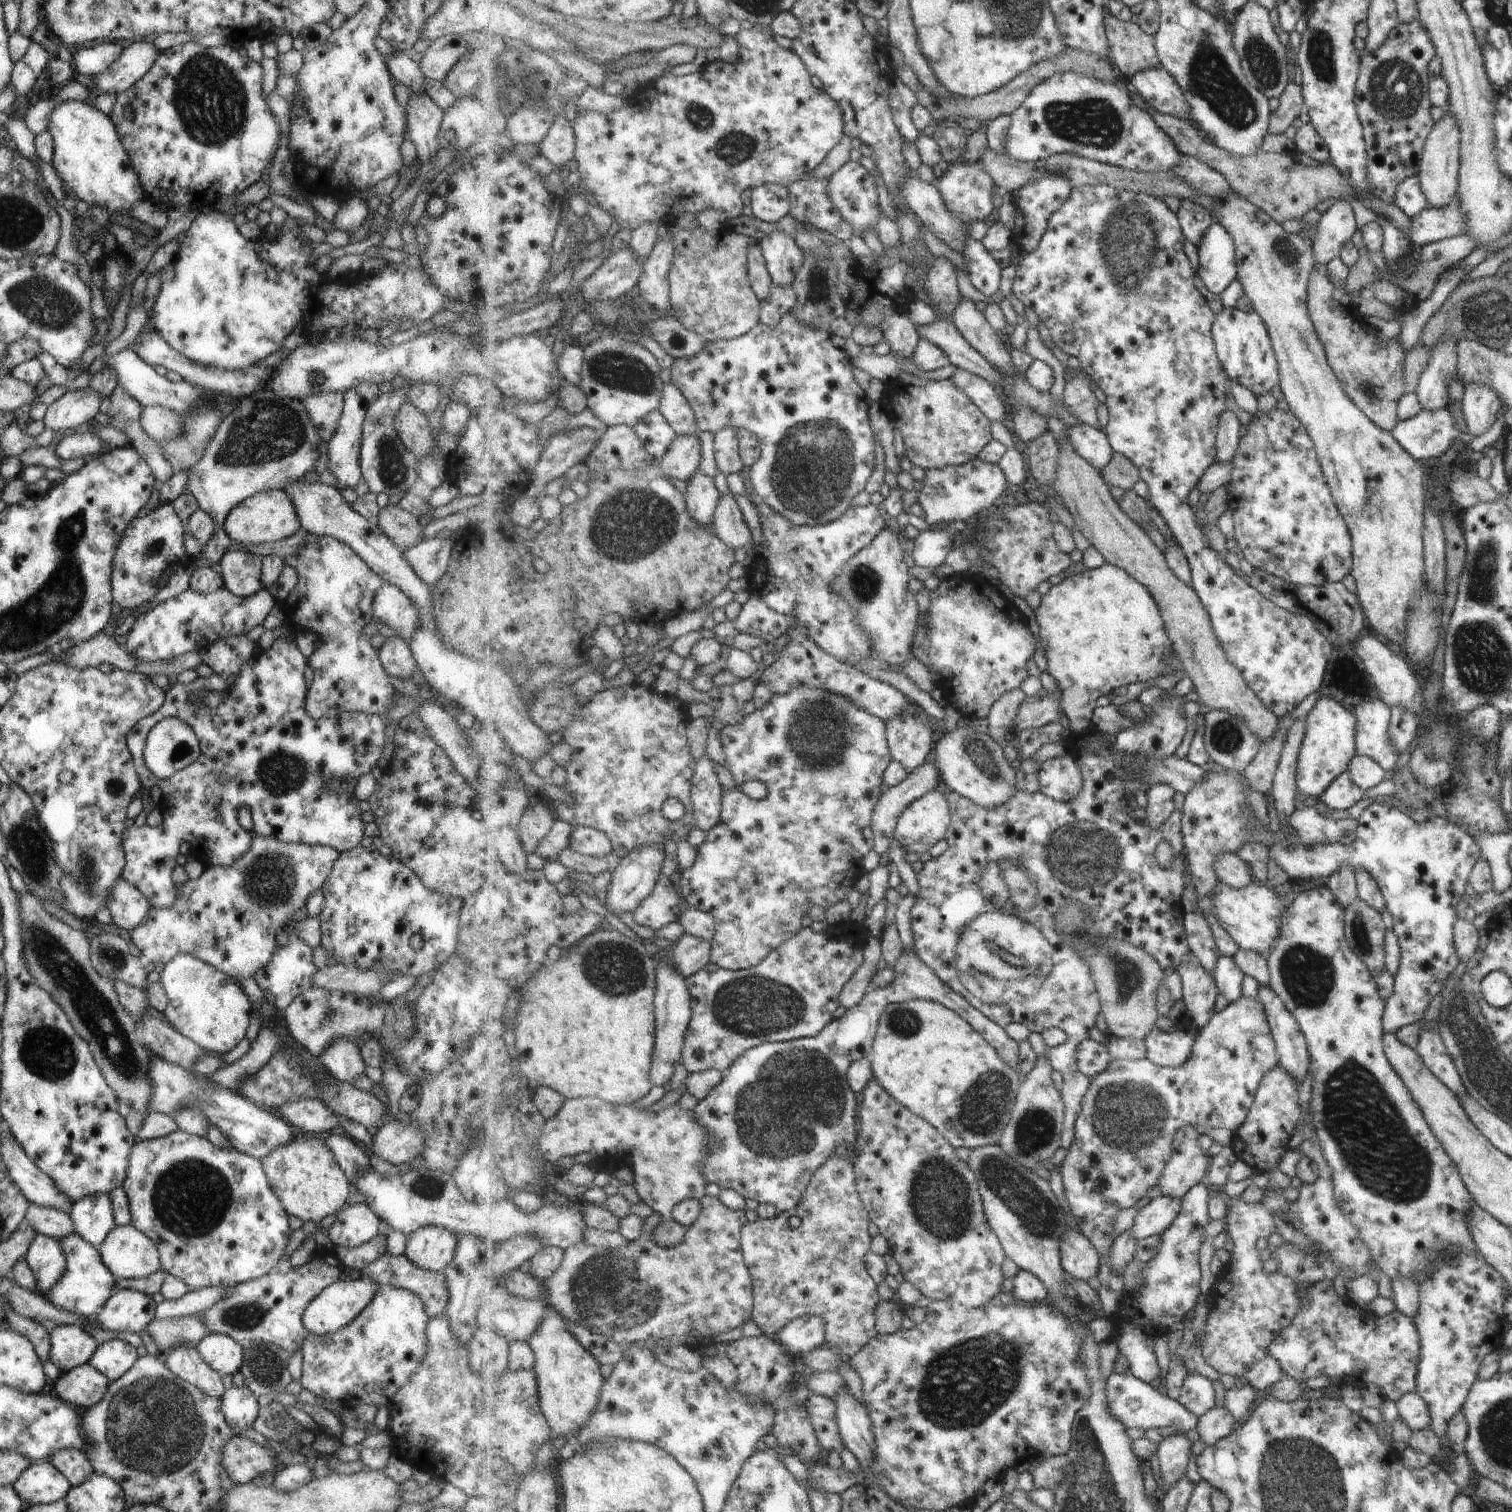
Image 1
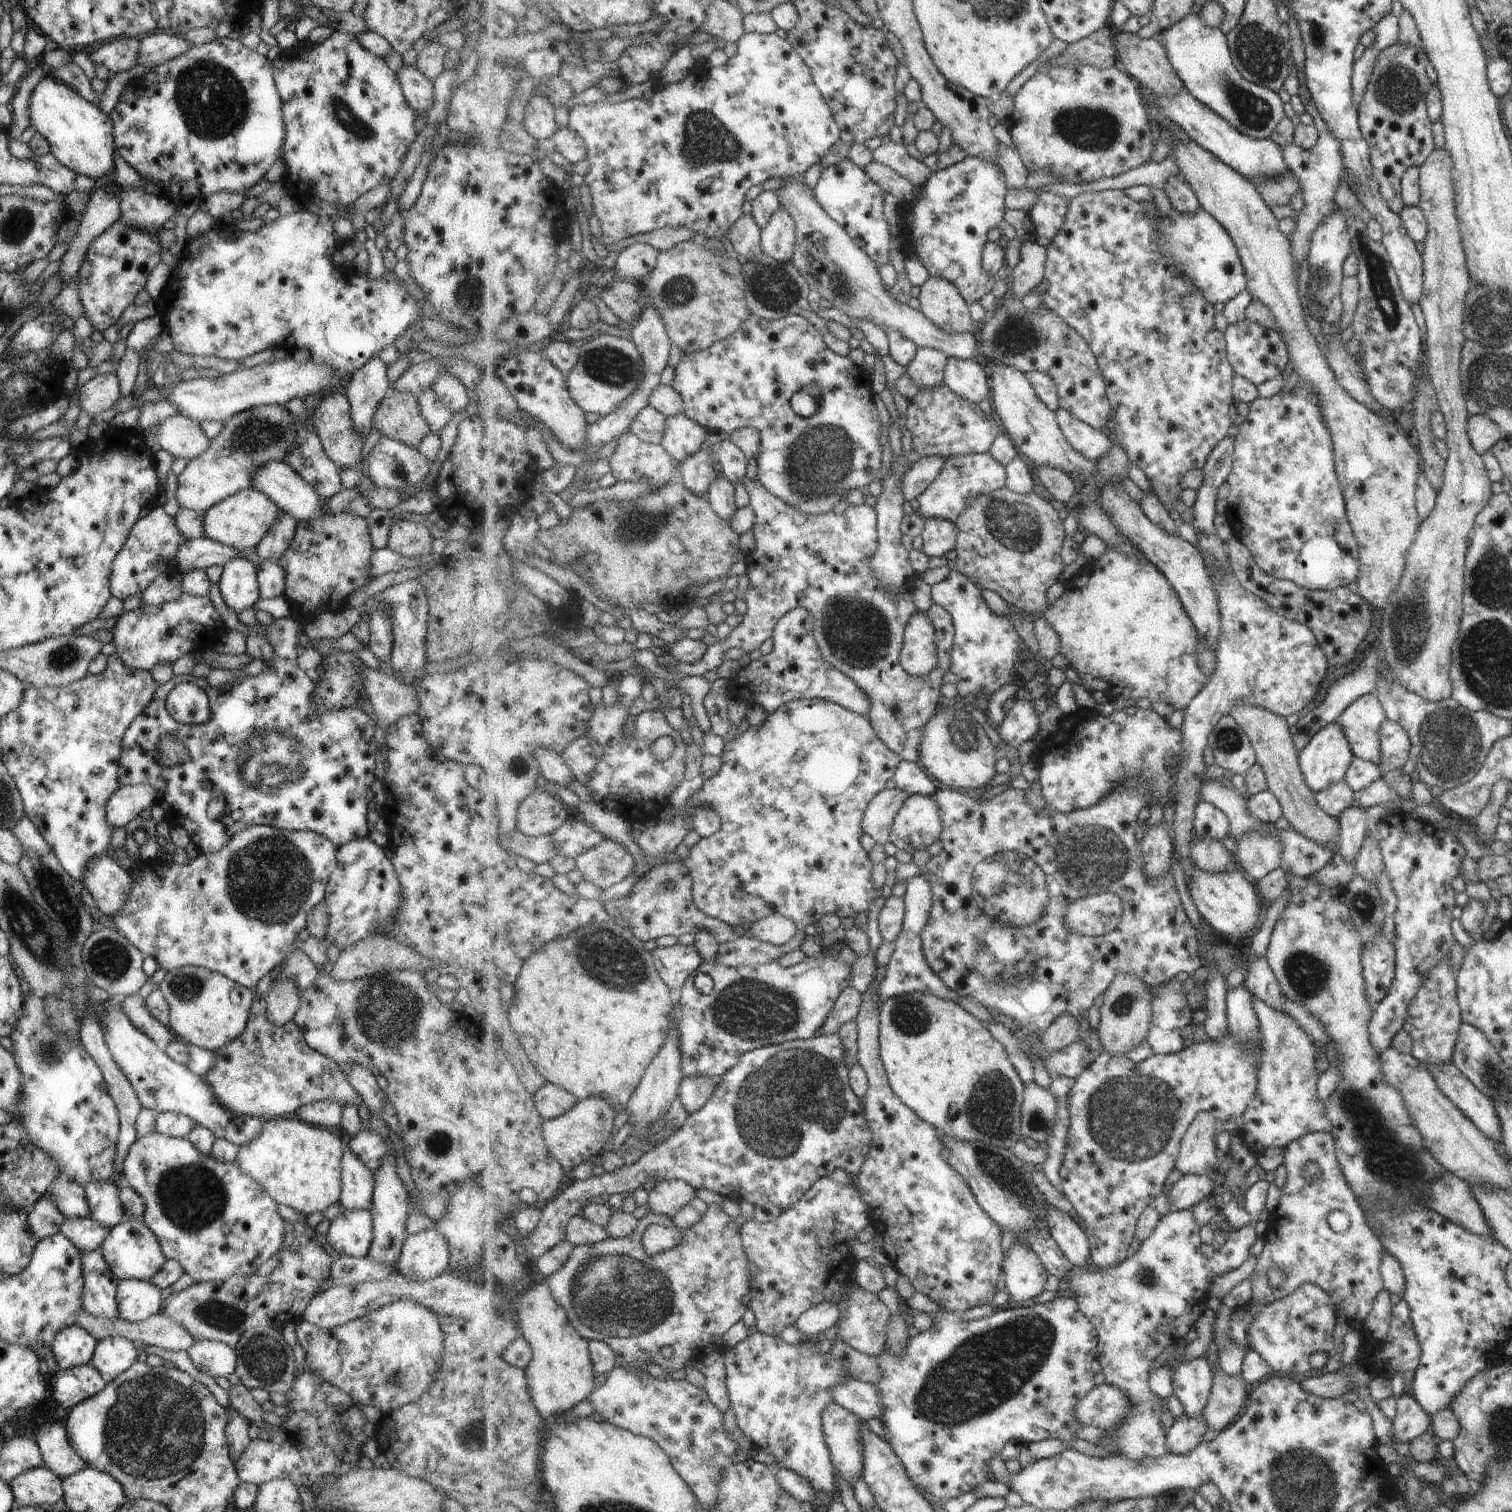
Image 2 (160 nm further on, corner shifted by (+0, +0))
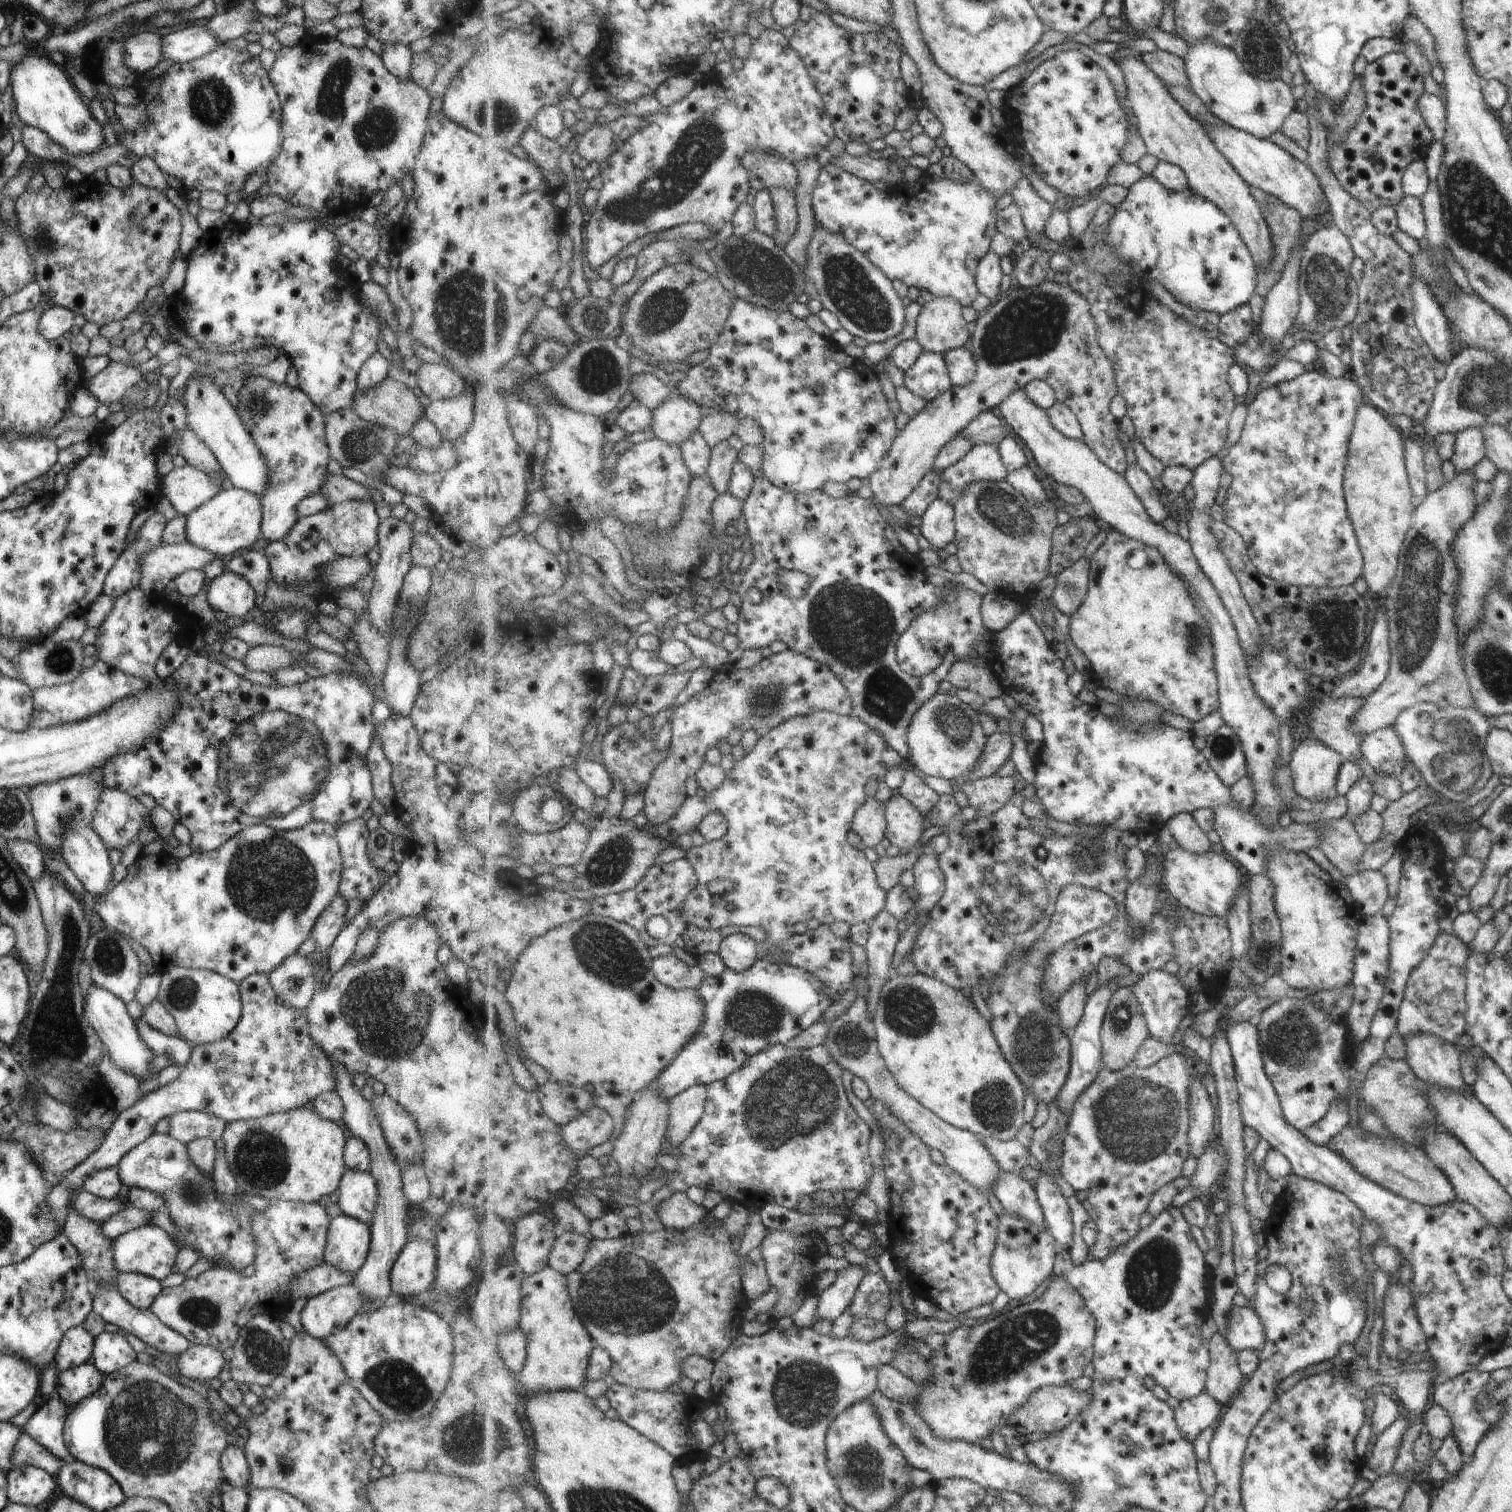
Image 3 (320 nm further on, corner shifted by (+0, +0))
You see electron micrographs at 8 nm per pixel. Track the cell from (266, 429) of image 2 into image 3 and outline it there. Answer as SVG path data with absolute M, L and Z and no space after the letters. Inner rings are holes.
M185 464L173 467L161 476L160 494L169 501L177 514L186 515L221 488L225 488L228 482L224 483L223 480L223 472L221 477L209 479L204 472Z

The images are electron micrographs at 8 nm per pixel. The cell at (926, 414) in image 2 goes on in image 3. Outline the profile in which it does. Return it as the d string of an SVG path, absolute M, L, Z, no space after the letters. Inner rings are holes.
M995 411L982 412L961 434L967 435L974 446L979 443L999 446L1007 438L1007 428Z

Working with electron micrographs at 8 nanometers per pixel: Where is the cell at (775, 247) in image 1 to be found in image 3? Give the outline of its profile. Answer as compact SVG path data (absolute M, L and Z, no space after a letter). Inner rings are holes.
M771 187L768 191L774 200L778 218L778 228L773 238L778 245L784 248L798 227L797 199L795 193L787 187Z

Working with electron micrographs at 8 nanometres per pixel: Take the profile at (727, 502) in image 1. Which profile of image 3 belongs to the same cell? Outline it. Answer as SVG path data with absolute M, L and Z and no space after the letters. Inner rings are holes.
M728 441L720 442L712 448L709 476L718 494L727 493L732 479L732 472L740 460L739 450L731 447Z

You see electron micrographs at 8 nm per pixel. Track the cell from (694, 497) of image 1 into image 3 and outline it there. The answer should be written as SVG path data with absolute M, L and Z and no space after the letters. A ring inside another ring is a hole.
M697 430L693 436L681 447L683 460L690 469L690 476L694 478L707 478L709 476L710 456L712 448L707 444L703 434Z

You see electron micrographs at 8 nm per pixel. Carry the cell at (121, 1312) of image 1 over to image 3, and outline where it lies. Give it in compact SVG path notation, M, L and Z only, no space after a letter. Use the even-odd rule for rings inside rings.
M136 1272L118 1273L115 1287L121 1298L136 1309L147 1309L161 1290L157 1279Z

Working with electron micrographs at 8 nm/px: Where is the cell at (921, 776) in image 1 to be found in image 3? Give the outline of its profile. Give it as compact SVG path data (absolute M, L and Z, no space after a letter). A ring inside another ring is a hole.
M871 797L854 814L852 831L859 836L861 847L873 849L886 837L887 825L886 803Z

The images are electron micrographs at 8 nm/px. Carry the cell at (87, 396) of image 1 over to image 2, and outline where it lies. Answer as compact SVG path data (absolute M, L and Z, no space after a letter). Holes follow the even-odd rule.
M114 371L93 376L77 392L79 393L77 402L80 410L83 410L91 417L111 408L117 398L124 394L119 388Z

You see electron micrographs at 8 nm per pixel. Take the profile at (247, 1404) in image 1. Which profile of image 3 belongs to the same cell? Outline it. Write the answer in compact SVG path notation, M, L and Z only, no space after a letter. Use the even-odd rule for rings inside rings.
M229 1441L220 1454L220 1467L228 1486L249 1490L249 1467L243 1449Z

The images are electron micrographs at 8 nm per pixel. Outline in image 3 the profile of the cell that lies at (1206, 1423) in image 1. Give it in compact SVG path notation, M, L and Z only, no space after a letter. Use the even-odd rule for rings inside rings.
M1219 1332L1211 1337L1209 1348L1210 1367L1206 1389L1222 1404L1223 1408L1227 1408L1237 1396L1245 1376L1239 1368L1237 1352Z

